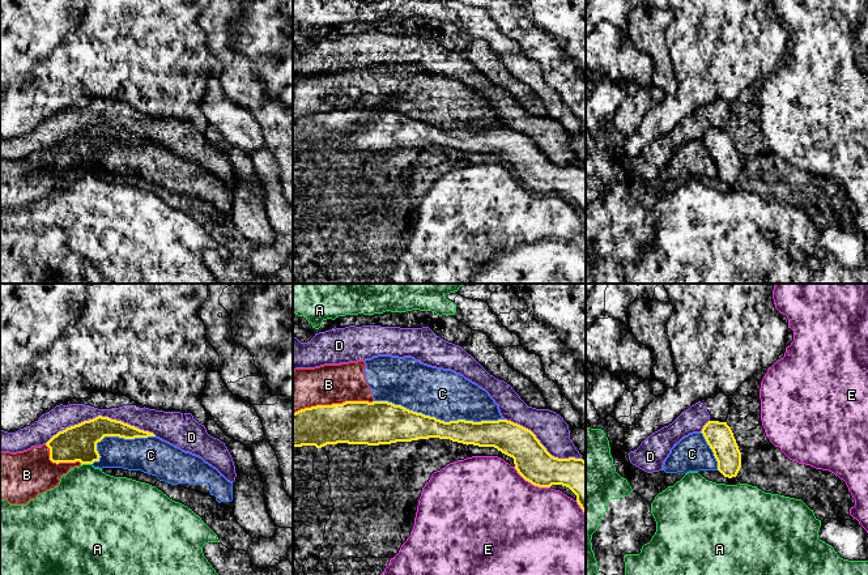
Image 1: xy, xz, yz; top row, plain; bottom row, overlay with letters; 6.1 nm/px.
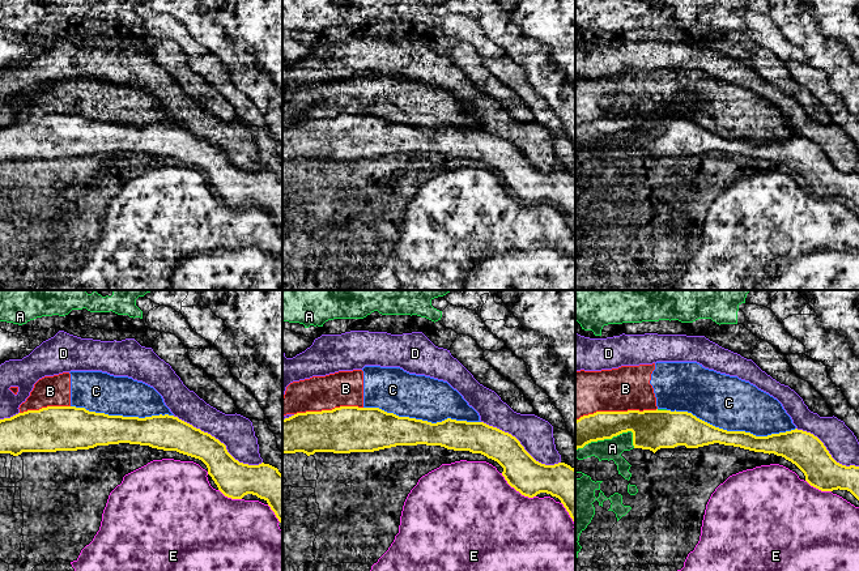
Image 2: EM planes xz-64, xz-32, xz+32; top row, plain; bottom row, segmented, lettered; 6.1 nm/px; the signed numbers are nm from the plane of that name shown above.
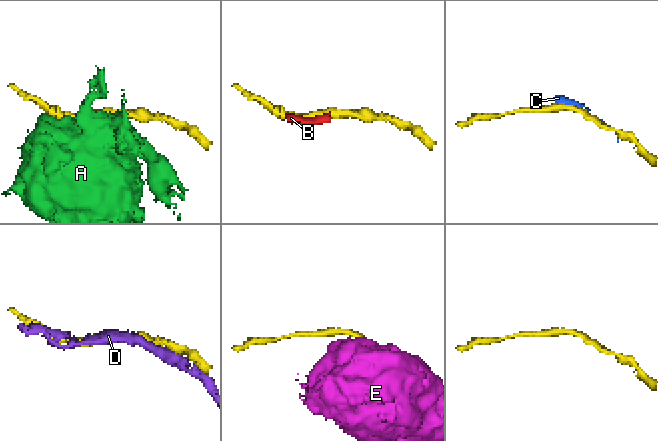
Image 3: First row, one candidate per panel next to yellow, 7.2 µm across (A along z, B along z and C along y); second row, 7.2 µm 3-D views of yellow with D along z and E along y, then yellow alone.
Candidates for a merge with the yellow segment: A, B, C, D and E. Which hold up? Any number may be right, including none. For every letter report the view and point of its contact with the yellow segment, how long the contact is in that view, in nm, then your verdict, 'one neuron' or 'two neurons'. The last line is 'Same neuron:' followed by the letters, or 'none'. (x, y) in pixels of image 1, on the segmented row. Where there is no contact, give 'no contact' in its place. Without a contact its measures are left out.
A: xy (85, 463) | 70 nm | two neurons
B: xz (332, 404) | 500 nm | two neurons
C: xz (439, 420) | 800 nm | two neurons
D: xy (100, 416) | 700 nm | two neurons
E: xz (531, 482) | 260 nm | two neurons
Same neuron: none

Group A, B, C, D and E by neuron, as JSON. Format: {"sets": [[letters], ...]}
{"sets": [["A"], ["B", "C"], ["D"], ["E"]]}

